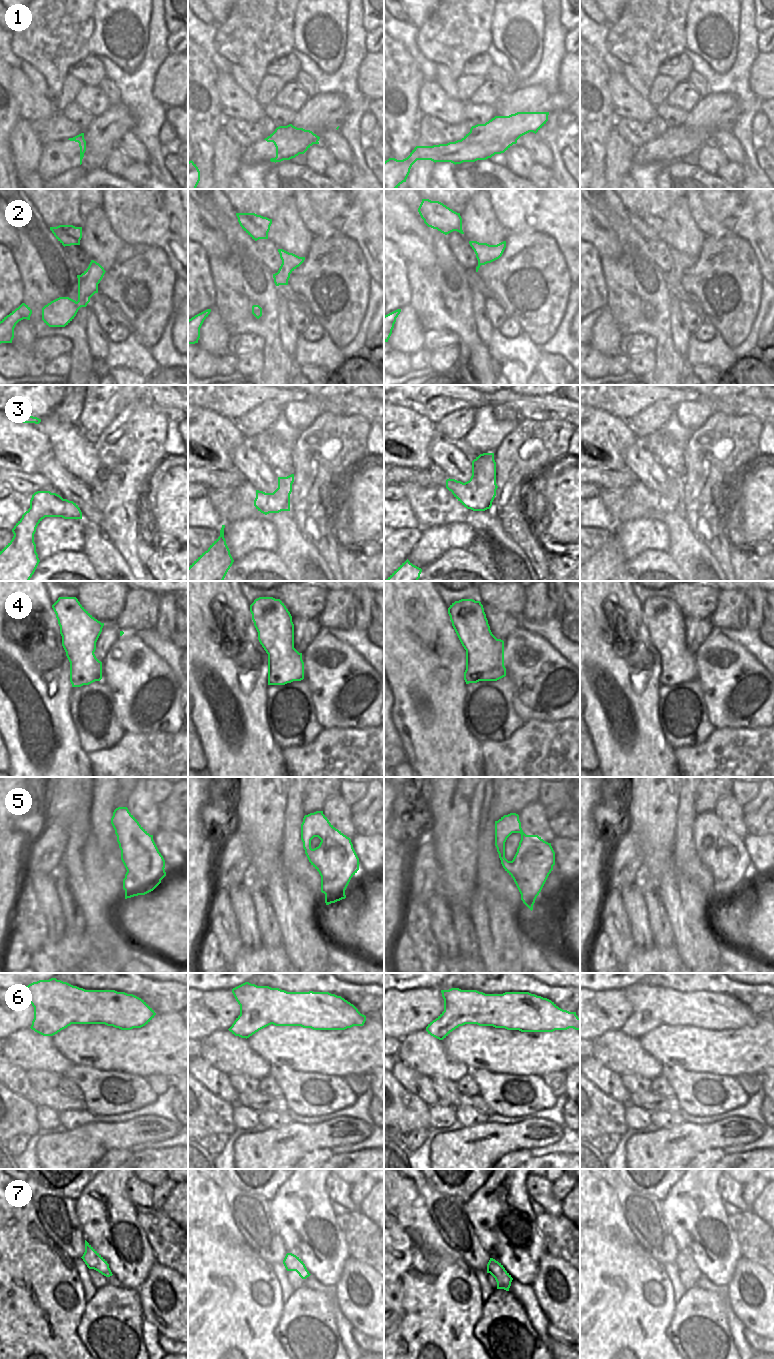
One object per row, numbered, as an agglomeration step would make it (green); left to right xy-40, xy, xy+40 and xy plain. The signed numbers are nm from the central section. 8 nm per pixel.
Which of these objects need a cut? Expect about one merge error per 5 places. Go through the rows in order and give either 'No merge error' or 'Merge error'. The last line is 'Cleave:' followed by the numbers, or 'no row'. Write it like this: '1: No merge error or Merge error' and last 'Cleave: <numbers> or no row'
1: Merge error
2: No merge error
3: No merge error
4: No merge error
5: No merge error
6: No merge error
7: No merge error
Cleave: 1

